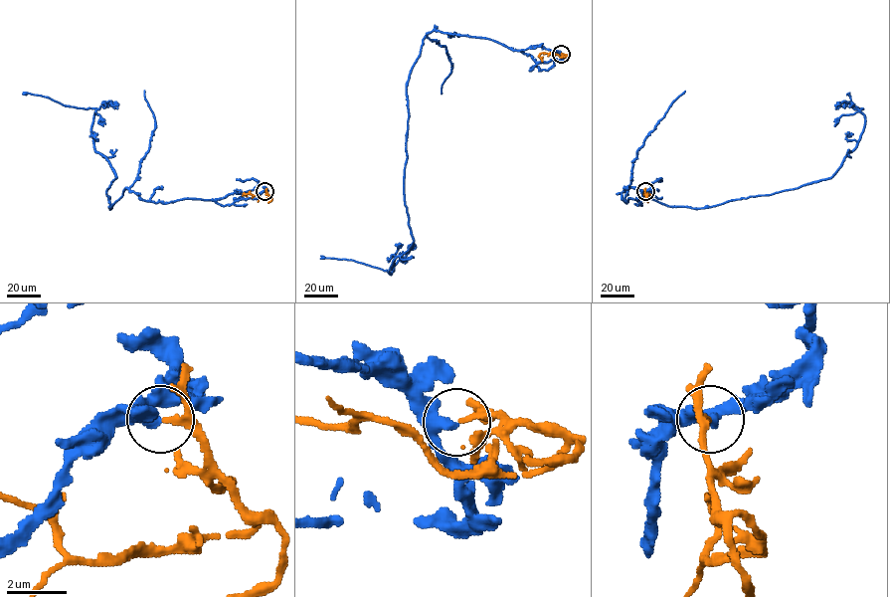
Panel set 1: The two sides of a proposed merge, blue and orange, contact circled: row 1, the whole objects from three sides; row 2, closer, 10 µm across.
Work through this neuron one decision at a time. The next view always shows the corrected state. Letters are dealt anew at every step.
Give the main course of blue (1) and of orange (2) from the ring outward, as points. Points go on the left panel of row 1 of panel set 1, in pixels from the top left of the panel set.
1: (265, 191), (222, 205), (153, 202), (125, 187), (110, 208), (115, 173), (95, 150), (96, 108), (23, 95)
2: (265, 191), (269, 198), (261, 199), (249, 193), (243, 195), (246, 195)

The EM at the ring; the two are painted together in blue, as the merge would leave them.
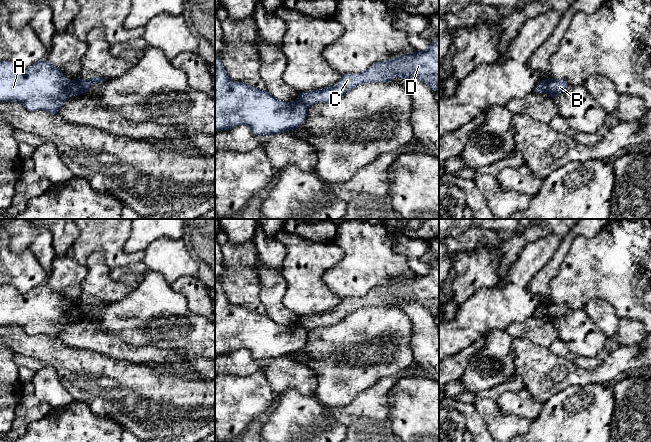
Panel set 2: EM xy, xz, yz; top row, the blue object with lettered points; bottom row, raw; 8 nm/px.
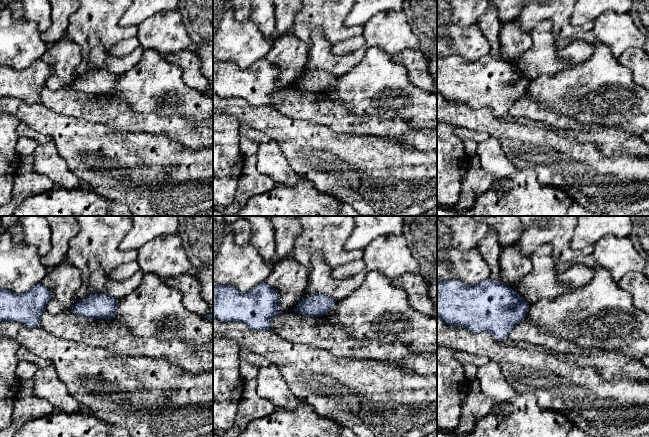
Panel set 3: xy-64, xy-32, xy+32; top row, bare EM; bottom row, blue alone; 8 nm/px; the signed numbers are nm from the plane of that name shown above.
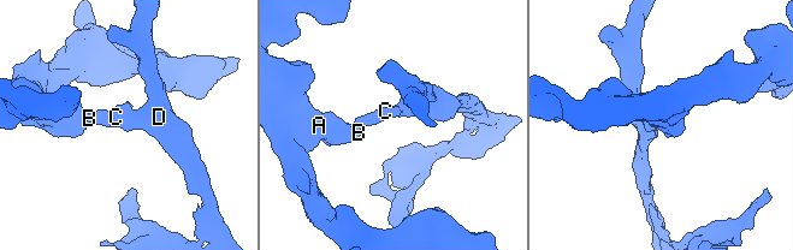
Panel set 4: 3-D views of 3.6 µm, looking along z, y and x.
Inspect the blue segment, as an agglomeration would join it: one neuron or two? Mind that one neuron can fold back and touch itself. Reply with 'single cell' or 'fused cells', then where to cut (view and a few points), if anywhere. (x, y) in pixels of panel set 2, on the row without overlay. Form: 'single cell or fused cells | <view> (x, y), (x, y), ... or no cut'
fused cells | xy (77, 303), (80, 316)

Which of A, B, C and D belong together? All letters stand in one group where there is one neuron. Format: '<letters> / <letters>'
A B / C D

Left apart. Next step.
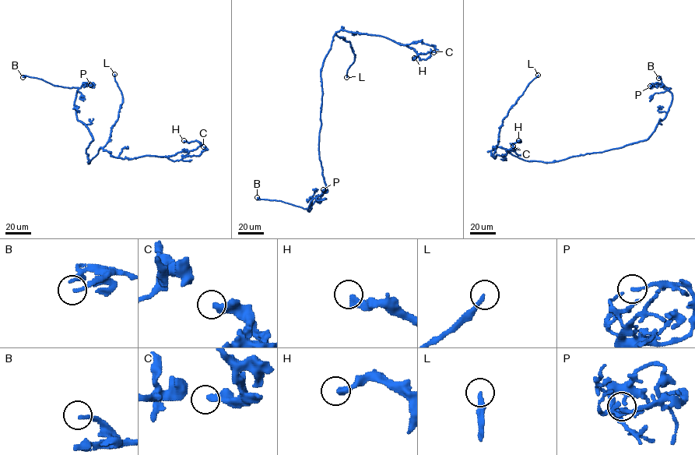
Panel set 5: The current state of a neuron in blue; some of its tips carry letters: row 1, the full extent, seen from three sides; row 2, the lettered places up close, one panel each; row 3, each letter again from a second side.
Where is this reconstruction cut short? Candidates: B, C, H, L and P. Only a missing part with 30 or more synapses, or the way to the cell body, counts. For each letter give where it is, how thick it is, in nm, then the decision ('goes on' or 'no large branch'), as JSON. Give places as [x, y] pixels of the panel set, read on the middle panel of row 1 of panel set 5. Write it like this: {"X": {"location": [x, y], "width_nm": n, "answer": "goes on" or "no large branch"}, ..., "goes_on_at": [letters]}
{"B": {"location": [257, 197], "width_nm": 150, "answer": "goes on"}, "C": {"location": [433, 52], "width_nm": 320, "answer": "no large branch"}, "H": {"location": [414, 58], "width_nm": 380, "answer": "no large branch"}, "L": {"location": [346, 77], "width_nm": 240, "answer": "goes on"}, "P": {"location": [323, 189], "width_nm": 130, "answer": "no large branch"}, "goes_on_at": ["B", "L"]}

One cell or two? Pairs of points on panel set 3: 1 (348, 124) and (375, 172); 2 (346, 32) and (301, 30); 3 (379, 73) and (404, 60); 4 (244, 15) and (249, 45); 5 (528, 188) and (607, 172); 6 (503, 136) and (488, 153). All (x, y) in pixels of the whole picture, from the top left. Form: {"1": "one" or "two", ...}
{"1": "two", "2": "one", "3": "two", "4": "two", "5": "two", "6": "two"}

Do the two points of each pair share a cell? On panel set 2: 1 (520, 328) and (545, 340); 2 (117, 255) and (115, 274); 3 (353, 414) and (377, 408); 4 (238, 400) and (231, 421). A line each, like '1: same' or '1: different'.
1: same
2: different
3: same
4: same

